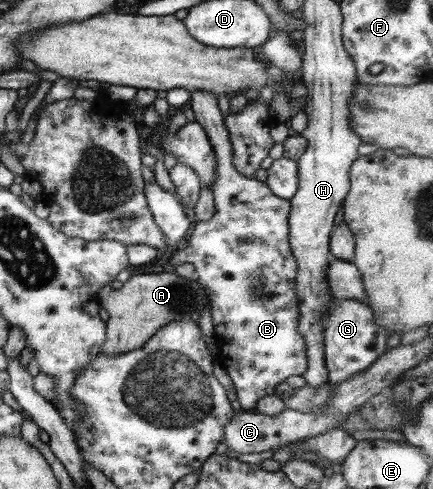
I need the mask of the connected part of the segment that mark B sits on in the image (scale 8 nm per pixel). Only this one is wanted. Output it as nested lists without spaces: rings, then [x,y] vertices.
[[[193,90],[187,108],[193,110],[195,122],[204,127],[216,155],[216,179],[212,185],[215,215],[207,222],[195,223],[187,247],[167,255],[166,260],[174,268],[182,263],[193,263],[199,277],[197,281],[204,287],[212,307],[214,339],[218,347],[215,360],[231,377],[242,411],[251,411],[259,399],[274,394],[277,384],[292,375],[304,375],[308,368],[306,341],[297,327],[300,320],[296,292],[298,265],[292,254],[287,221],[291,203],[275,195],[265,182],[245,177],[233,167],[233,148],[216,97],[205,90]]]

